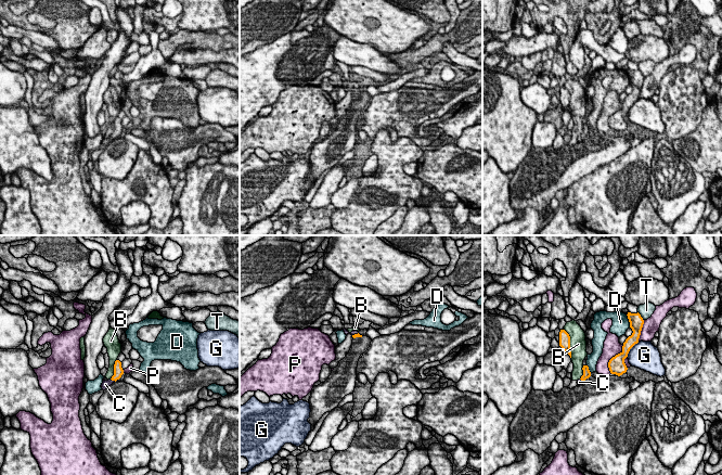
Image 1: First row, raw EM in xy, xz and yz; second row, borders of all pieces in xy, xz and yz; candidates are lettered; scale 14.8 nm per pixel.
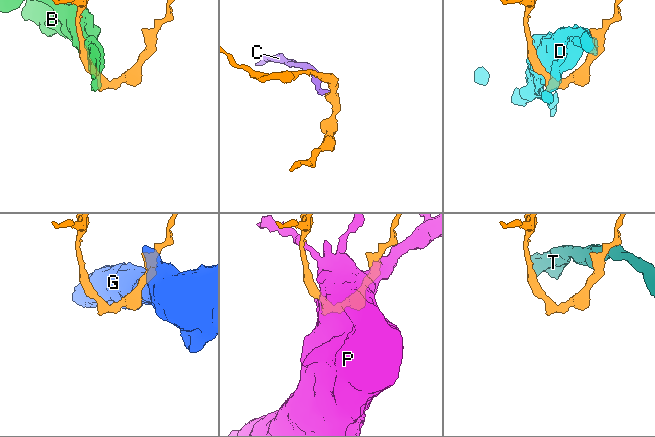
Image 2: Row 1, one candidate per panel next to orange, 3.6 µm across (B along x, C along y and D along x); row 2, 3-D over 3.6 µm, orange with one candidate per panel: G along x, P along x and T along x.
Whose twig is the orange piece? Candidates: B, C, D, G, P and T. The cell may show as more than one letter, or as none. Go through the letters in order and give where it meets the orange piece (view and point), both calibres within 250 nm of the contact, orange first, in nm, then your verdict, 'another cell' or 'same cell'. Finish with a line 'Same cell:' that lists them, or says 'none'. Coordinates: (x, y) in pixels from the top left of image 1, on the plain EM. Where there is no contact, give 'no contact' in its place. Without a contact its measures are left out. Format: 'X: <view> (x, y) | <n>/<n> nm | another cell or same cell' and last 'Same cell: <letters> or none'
B: yz (569, 100) | 160/260 nm | another cell
C: xy (113, 137) | 140/120 nm | same cell
D: yz (629, 78) | 200/260 nm | another cell
G: yz (631, 104) | 160/400 nm | another cell
P: yz (611, 115) | 240/260 nm | another cell
T: yz (640, 73) | 200/200 nm | another cell
Same cell: C

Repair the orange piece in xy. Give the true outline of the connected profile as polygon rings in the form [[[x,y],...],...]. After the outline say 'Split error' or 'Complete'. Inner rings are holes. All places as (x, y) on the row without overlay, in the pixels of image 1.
[[[119,117],[115,118],[114,121],[114,132],[112,133],[111,137],[105,138],[103,136],[103,140],[101,142],[102,146],[105,147],[108,143],[111,143],[114,139],[116,139],[117,137],[119,137],[121,134],[121,132],[124,131],[124,127],[121,125],[121,119]]]. Split error

